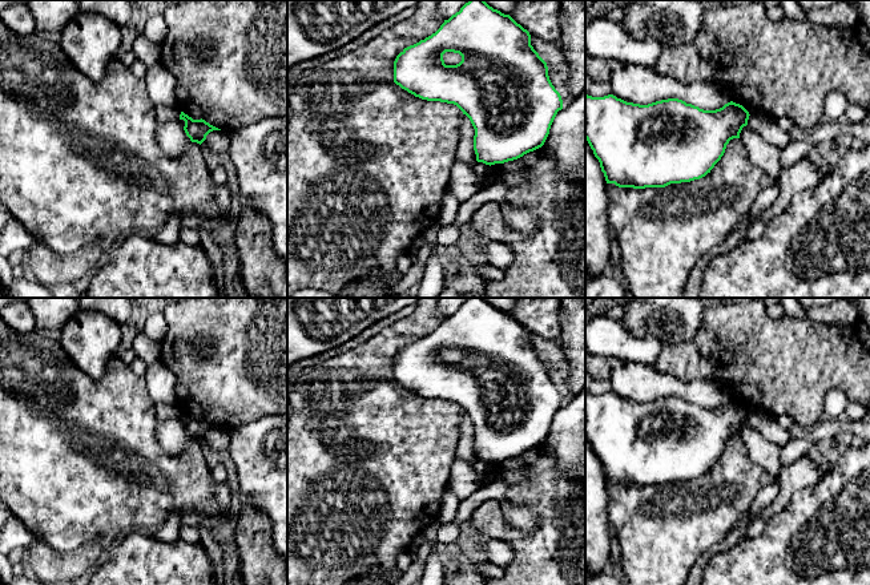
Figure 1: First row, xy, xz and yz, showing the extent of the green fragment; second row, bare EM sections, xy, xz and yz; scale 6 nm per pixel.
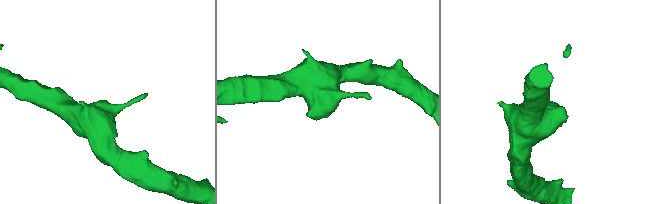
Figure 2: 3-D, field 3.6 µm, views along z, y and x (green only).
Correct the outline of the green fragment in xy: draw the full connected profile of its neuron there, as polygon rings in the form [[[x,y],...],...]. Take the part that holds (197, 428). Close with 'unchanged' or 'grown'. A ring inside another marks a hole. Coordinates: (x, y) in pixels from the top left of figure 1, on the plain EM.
[[[181,410],[180,417],[185,419],[184,428],[186,431],[186,433],[190,436],[190,439],[197,440],[200,443],[206,437],[206,433],[210,429],[221,428],[221,427],[210,423],[209,420],[206,420],[202,416],[201,417],[193,417],[188,412],[185,412],[184,410]]]; unchanged

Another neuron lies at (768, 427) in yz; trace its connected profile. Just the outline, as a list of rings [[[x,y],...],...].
[[[750,412],[748,424],[756,428],[765,439],[772,443],[785,444],[790,441],[788,429],[782,428],[774,417],[761,417],[756,412]]]

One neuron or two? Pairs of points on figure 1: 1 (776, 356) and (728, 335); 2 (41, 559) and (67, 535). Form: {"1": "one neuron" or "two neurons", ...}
{"1": "one neuron", "2": "two neurons"}

